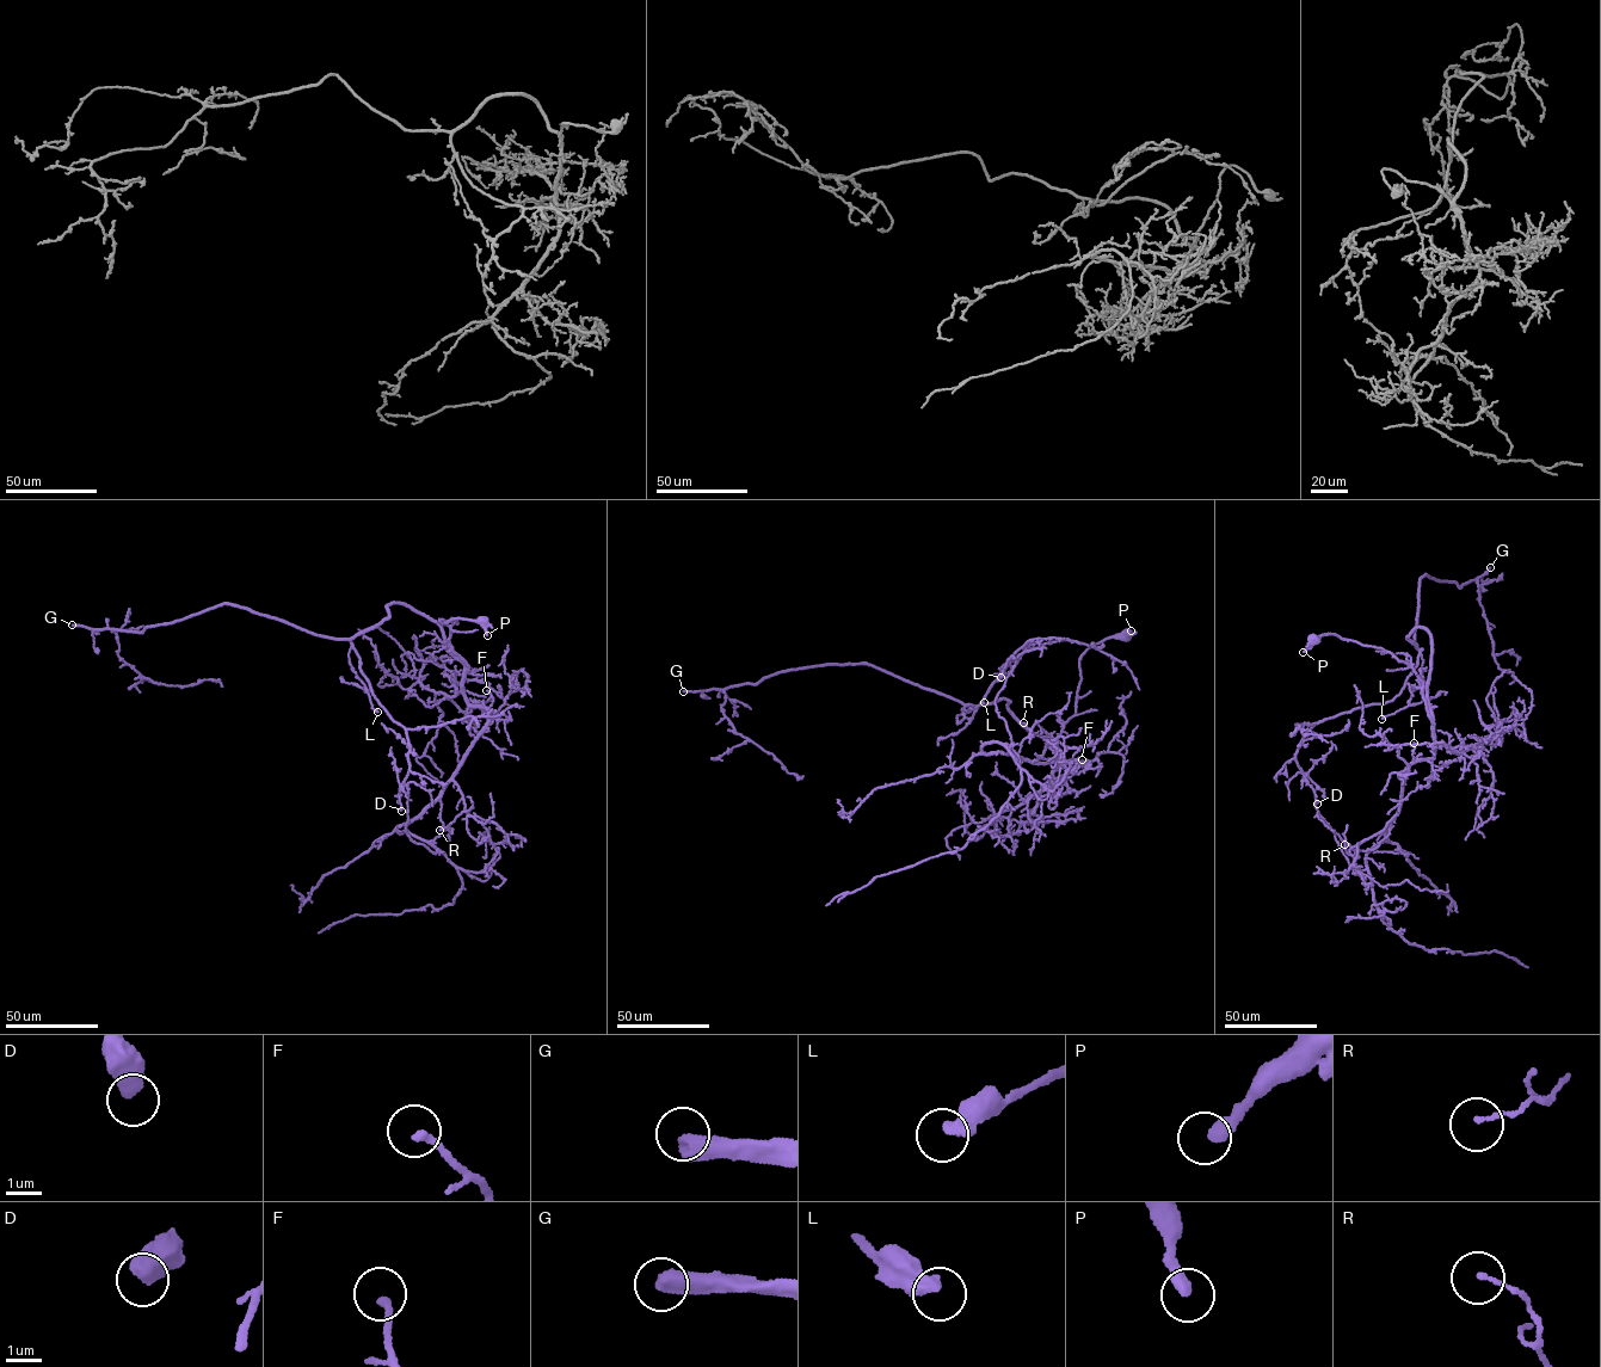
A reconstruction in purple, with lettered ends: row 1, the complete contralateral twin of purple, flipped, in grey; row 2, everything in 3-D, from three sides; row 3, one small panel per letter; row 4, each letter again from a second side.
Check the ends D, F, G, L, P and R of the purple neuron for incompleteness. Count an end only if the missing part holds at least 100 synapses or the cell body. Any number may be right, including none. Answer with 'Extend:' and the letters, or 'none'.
Extend: G

